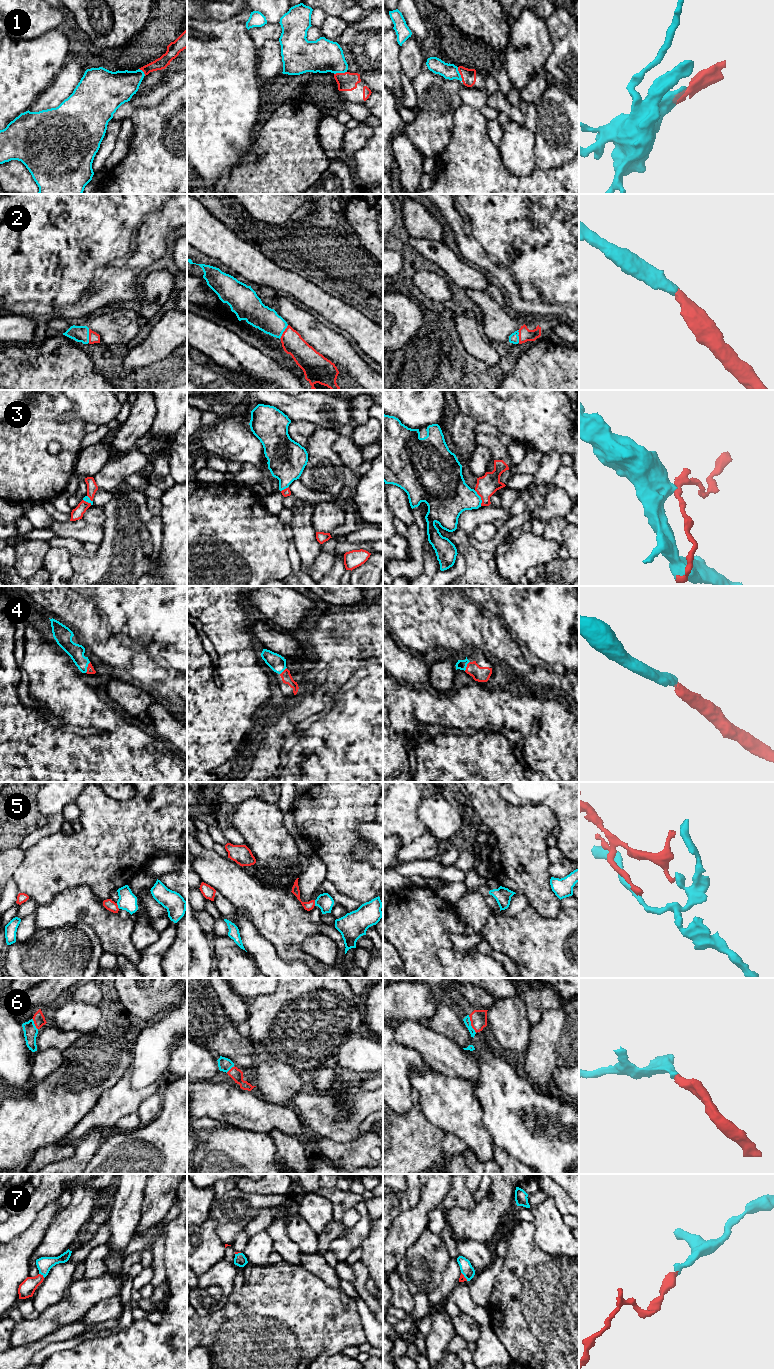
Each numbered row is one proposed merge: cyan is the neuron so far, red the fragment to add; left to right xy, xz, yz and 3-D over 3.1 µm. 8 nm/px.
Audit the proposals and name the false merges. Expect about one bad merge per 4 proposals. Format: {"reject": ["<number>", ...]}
{"reject": ["3", "5"]}

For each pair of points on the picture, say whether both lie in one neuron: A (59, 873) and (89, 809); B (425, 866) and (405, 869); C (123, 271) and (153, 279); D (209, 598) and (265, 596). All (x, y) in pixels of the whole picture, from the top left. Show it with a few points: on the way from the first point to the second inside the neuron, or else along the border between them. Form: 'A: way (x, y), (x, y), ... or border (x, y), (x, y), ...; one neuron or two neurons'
A: way (75, 857), (89, 843), (89, 825); one neuron
B: way (420, 868), (410, 869); one neuron
C: border (137, 284), (139, 288); two neurons
D: border (245, 596), (248, 603); two neurons

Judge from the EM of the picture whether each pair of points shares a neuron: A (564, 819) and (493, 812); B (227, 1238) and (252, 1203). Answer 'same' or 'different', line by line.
A: different
B: same

